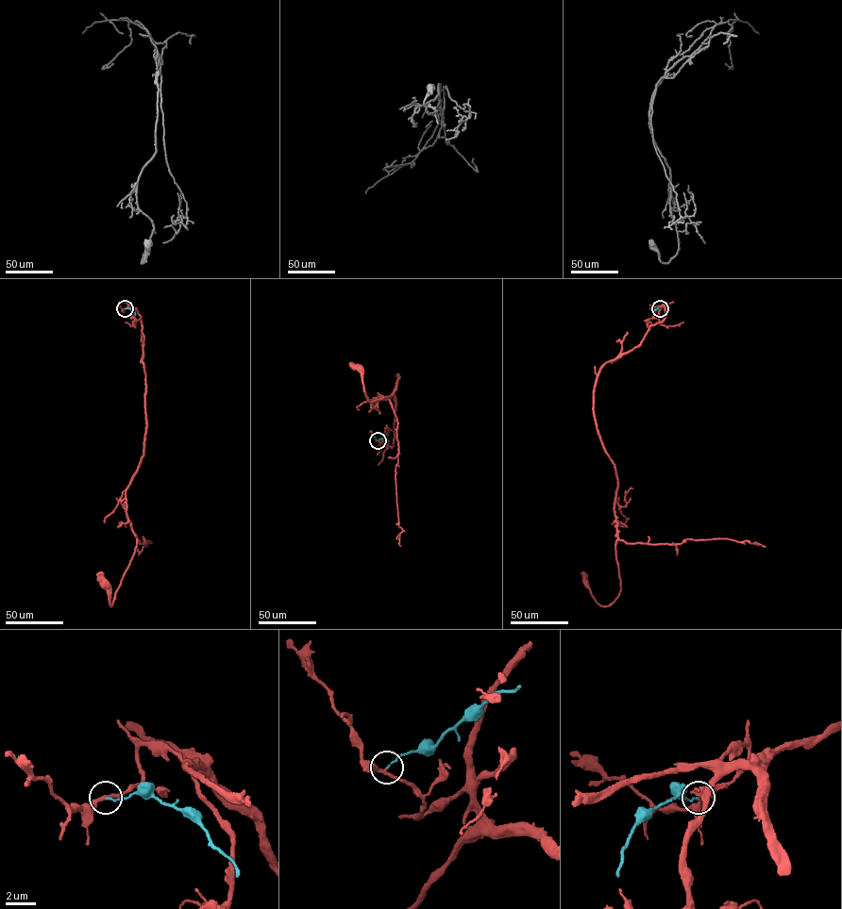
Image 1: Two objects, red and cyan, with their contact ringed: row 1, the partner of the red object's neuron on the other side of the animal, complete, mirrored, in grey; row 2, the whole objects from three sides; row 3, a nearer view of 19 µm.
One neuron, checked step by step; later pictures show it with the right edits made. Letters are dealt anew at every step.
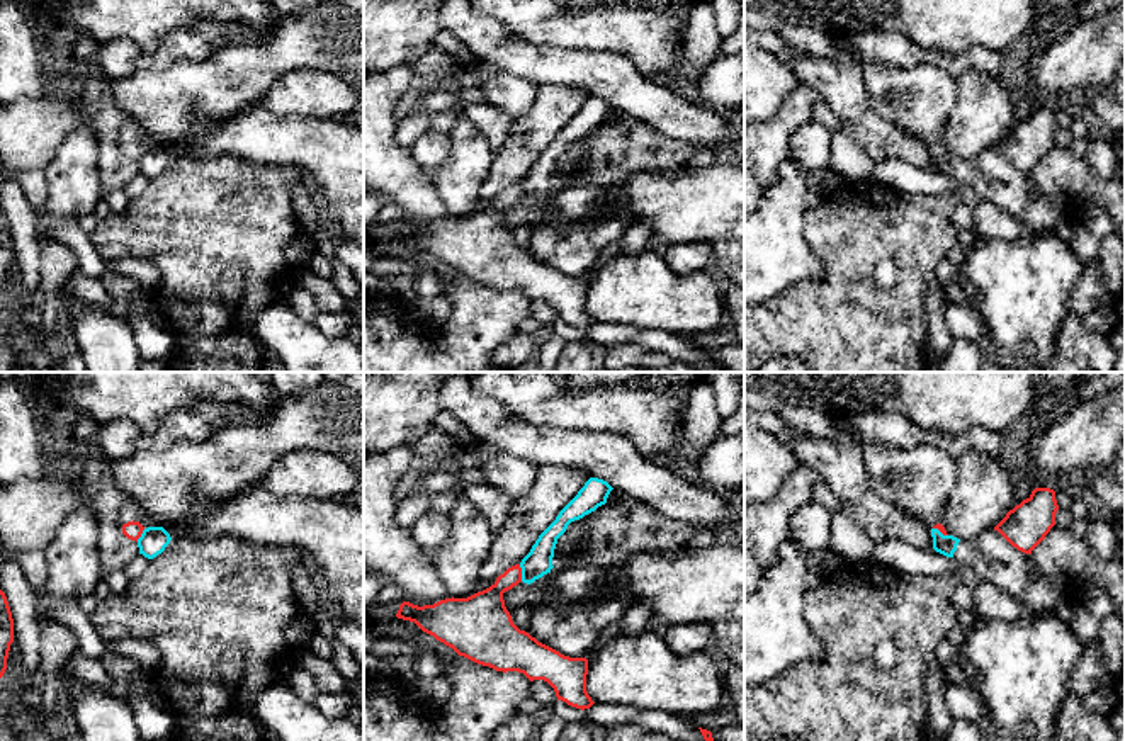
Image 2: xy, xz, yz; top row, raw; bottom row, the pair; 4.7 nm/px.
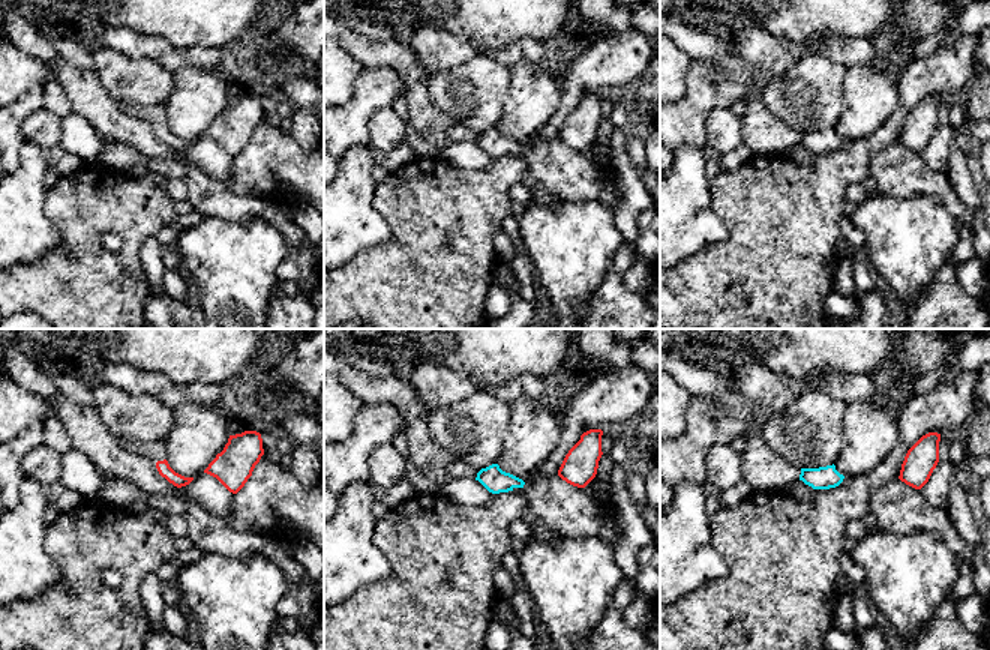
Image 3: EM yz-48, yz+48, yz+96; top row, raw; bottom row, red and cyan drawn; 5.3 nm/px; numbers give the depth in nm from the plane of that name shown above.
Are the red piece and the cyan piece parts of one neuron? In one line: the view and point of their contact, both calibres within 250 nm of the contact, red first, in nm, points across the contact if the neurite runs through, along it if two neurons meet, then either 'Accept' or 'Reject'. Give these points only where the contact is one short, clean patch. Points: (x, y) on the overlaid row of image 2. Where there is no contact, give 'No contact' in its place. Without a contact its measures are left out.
Touches red at xz (520, 573). Thickness 200 nm (red) against 130 nm. Boundary: xz (519, 565), (522, 580). Reject

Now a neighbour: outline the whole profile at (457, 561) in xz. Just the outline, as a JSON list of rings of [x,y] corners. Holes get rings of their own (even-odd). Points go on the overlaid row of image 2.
[[[457,489],[449,515],[450,534],[432,552],[432,561],[450,597],[467,598],[479,586],[479,568],[489,554],[495,534],[462,489]]]

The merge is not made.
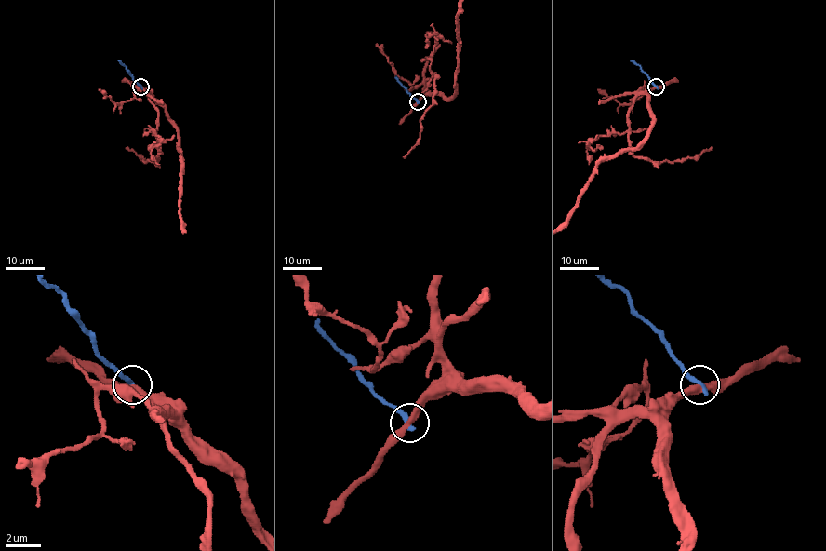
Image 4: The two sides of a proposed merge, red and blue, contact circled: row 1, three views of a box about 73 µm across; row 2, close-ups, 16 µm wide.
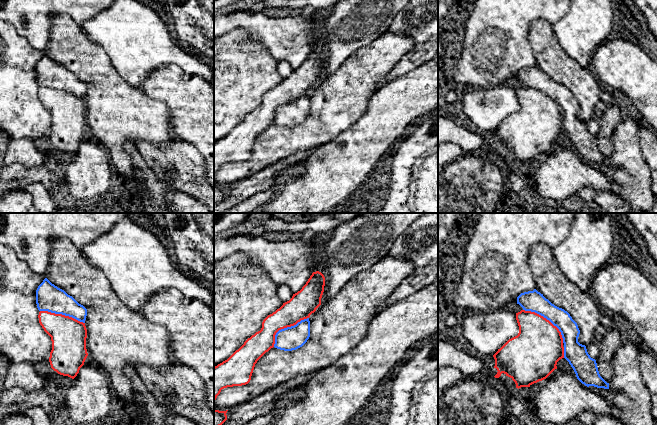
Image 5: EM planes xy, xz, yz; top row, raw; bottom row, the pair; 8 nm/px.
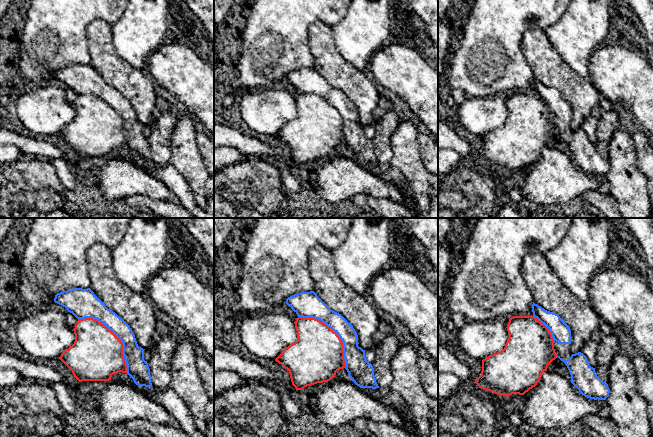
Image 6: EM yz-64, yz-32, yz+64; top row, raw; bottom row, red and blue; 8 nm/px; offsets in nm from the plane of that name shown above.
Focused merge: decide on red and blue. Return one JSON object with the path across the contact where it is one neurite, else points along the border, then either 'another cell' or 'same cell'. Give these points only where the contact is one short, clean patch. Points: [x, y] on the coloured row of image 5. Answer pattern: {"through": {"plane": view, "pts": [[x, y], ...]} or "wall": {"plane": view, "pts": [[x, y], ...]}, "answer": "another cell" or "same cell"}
{"answer": "another cell"}

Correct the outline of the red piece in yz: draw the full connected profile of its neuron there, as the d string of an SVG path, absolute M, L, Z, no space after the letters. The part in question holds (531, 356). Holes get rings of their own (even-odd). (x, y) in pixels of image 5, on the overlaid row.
M521 310L516 313L519 326L517 336L509 339L493 355L495 359L494 368L497 369L495 378L502 373L510 377L516 384L516 388L530 387L532 384L546 379L555 369L557 362L564 358L563 338L559 329L543 316Z

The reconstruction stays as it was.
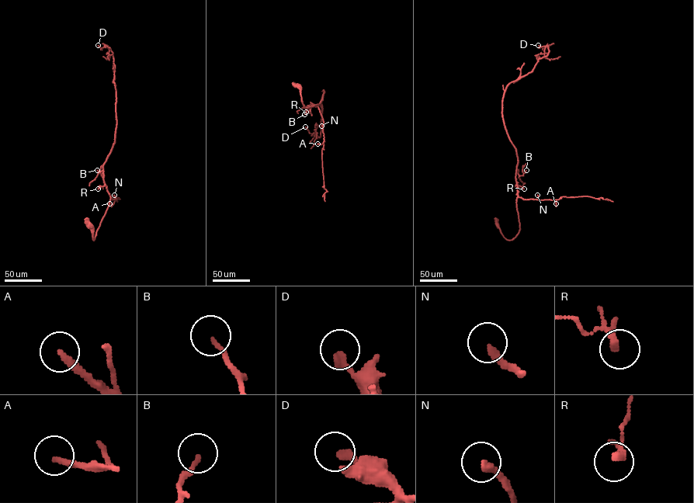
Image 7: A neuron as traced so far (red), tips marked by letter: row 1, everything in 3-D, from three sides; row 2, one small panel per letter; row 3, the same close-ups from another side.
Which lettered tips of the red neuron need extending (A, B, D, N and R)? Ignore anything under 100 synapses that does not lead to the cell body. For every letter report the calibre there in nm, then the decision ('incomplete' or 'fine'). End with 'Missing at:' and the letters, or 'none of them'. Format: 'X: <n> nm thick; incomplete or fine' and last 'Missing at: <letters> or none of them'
A: 220 nm thick; fine
B: 150 nm thick; fine
D: 320 nm thick; fine
N: 280 nm thick; fine
R: 170 nm thick; fine
Missing at: none of them

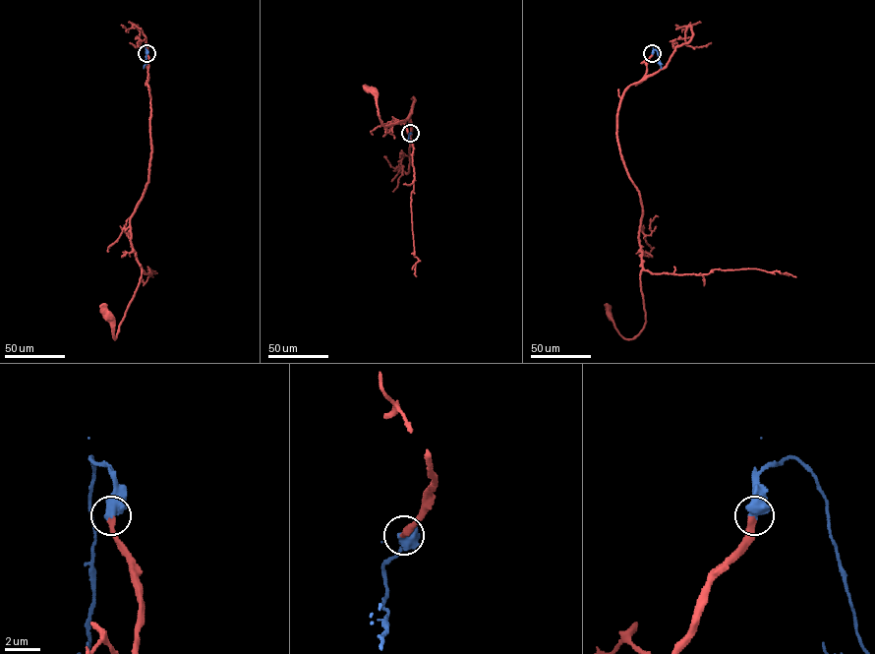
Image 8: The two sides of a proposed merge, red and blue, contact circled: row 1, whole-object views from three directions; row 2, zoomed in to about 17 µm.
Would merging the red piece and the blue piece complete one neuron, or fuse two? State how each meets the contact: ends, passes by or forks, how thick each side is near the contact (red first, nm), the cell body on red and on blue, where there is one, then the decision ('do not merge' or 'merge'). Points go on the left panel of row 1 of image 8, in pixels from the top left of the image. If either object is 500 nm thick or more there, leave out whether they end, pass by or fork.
calibres 360 and 700 nm; soma red (109, 315); soma blue none; merge

